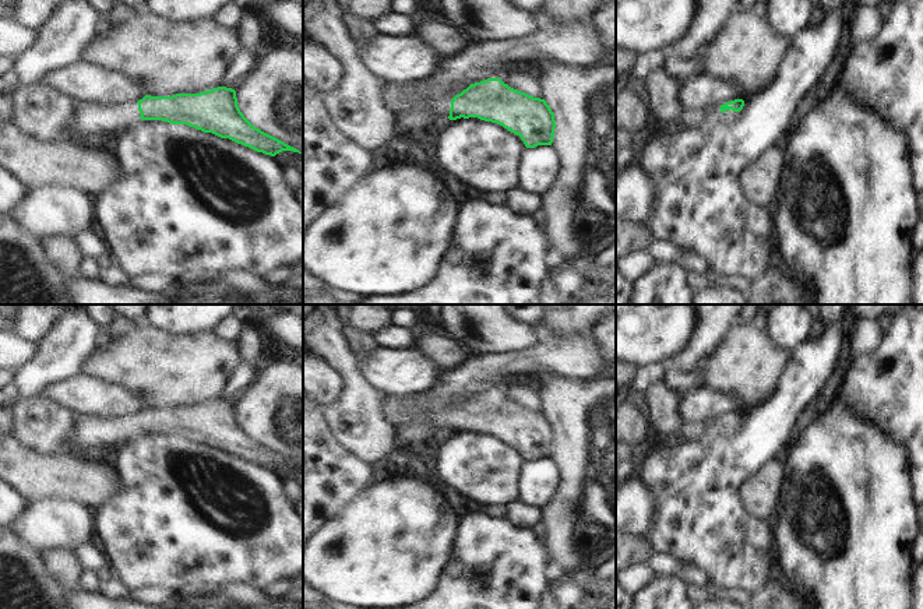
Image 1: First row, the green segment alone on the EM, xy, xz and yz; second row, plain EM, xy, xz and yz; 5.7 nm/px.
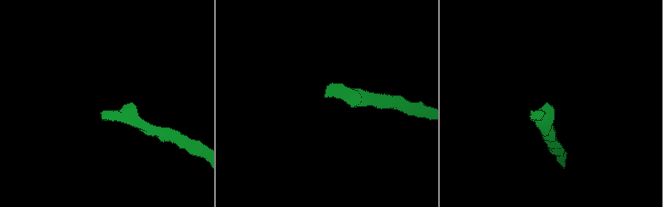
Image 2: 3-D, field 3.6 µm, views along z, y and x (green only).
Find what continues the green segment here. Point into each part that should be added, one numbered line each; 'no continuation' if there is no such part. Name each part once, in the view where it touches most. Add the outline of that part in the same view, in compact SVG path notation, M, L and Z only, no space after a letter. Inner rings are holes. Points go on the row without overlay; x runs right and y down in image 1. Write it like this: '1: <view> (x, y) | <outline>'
1: yz (715, 429) | M716 419L711 423L708 423L708 432L707 432L707 439L712 440L712 439L716 439L719 436L725 436L725 437L729 437L734 433L737 433L741 427L741 423L740 425L733 425L732 422L728 423L725 426L721 425L721 419Z

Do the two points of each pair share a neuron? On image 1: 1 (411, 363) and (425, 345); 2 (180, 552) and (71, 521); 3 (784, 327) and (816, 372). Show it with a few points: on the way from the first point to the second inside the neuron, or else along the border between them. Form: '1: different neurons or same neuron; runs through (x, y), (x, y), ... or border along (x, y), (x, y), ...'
1: different neurons; border along (414, 345), (425, 351), (443, 372)
2: different neurons; border along (95, 513), (97, 531)
3: different neurons; border along (807, 335), (792, 351)

